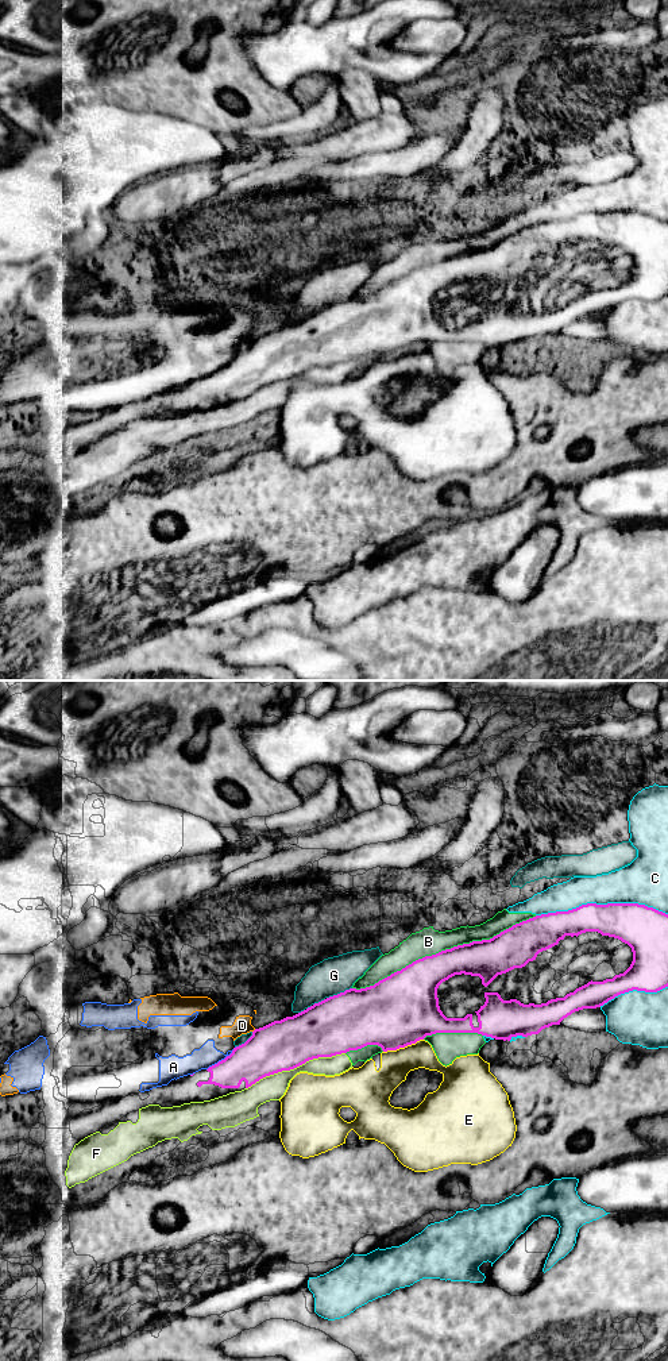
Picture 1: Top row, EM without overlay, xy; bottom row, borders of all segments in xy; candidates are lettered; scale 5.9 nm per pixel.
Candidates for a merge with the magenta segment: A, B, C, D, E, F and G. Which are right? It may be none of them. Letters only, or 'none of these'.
none of these

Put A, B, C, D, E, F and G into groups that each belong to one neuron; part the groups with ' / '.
A D G / B C F / E

